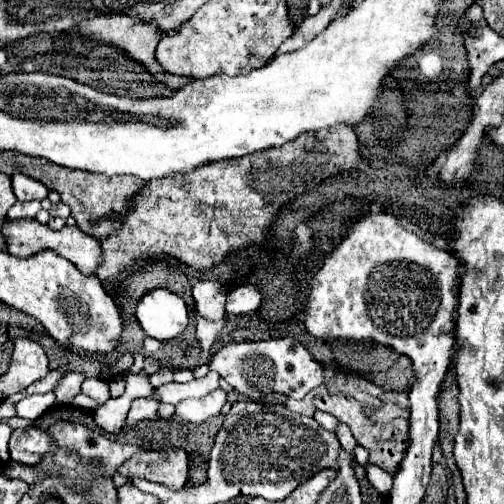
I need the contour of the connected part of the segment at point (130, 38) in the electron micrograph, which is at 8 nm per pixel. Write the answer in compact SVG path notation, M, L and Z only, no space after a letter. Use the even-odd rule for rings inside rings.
M114 13L112 15L99 15L98 17L88 19L88 21L82 21L80 25L76 25L74 31L76 31L78 35L96 39L96 41L102 43L102 45L112 45L112 47L122 49L122 51L128 53L134 61L142 63L160 83L168 85L168 87L174 89L174 91L182 89L182 87L190 81L190 77L180 77L180 75L164 73L164 71L158 67L156 57L154 57L154 51L156 51L156 45L158 45L158 41L160 41L160 29L156 29L156 25L152 25L152 23L134 21L132 17L128 17L128 15L124 15L124 13Z

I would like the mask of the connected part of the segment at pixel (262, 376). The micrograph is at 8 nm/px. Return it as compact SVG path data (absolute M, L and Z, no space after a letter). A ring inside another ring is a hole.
M292 337L224 345L210 359L208 367L218 371L220 377L224 377L236 391L256 401L266 393L284 393L292 399L302 399L324 381L324 367Z

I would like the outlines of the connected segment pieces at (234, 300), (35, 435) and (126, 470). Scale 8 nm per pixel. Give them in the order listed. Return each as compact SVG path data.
M250 283L242 285L242 287L236 287L228 295L226 313L228 315L242 315L242 313L258 311L262 307L262 301L264 301L264 295L258 285L250 285Z
M26 427L26 429L14 429L10 435L10 459L24 463L24 465L36 465L42 455L50 447L50 437L38 429L38 427Z
M184 449L138 451L122 467L120 475L140 477L172 489L182 489L188 479L188 455Z

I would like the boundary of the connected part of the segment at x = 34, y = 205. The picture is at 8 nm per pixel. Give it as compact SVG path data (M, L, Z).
M16 201L10 211L8 211L8 219L34 219L36 213L40 211L40 201Z

